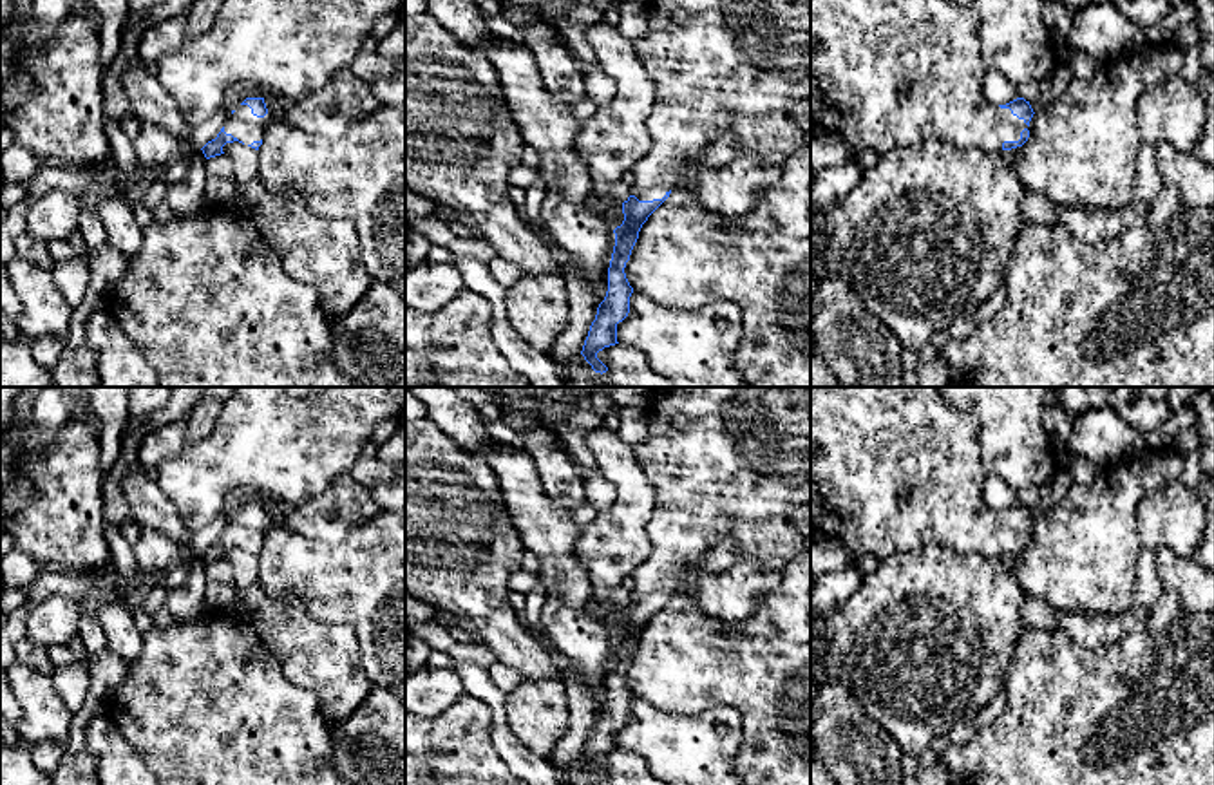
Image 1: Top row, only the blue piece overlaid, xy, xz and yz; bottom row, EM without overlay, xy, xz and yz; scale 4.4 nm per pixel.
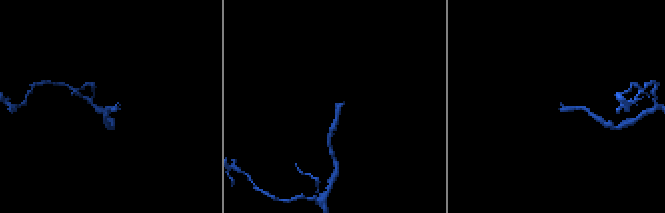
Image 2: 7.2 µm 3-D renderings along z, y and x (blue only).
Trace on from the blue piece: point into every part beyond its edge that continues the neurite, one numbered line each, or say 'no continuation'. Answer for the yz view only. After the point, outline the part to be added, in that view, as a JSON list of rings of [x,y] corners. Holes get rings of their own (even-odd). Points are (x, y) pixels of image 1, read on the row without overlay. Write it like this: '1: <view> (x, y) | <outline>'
1: yz (891, 467) | [[[811,387],[811,532],[841,541],[858,559],[915,552],[928,541],[961,553],[1001,557],[1028,530],[984,503],[977,434],[979,420],[950,407],[939,387]]]

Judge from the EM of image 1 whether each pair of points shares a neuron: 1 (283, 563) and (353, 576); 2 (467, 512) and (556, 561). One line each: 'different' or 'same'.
1: same
2: different

